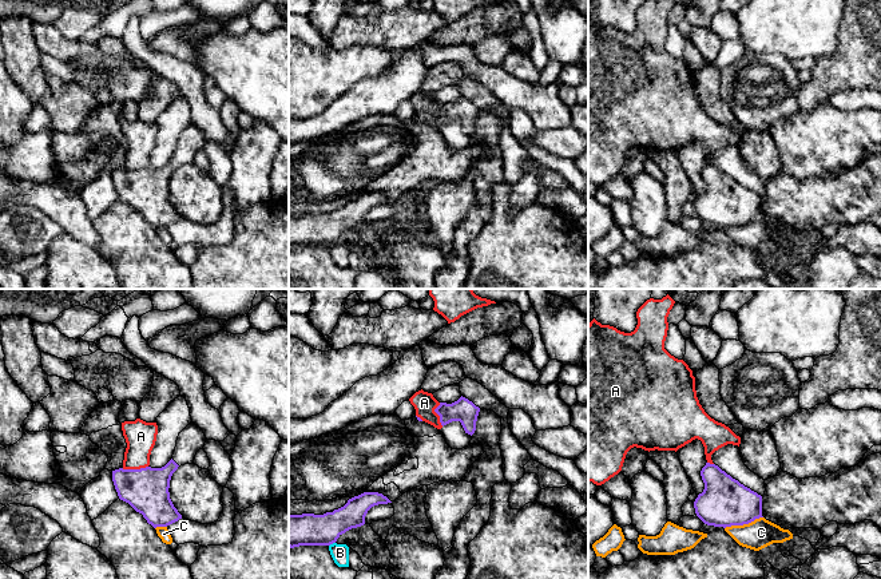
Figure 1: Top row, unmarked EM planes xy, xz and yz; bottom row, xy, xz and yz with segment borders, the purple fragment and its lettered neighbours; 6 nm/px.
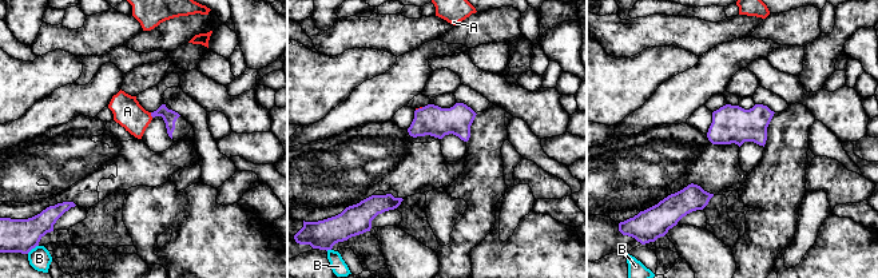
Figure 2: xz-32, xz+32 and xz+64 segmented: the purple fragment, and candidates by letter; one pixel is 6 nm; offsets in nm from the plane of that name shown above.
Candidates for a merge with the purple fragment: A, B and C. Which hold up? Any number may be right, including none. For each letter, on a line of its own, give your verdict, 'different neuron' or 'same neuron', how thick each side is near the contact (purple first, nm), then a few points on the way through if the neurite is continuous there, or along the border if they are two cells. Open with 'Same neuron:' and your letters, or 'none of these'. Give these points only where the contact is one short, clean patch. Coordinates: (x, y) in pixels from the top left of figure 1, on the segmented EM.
Same neuron: none of these
A: different neuron; 260 nm thick on the purple side, 190 nm on the other; border along xy (147, 466), (122, 468)
B: different neuron; 190 nm thick on the purple side, 110 nm on the other; border along xz (334, 542), (329, 546)
C: different neuron; 300 nm thick on the purple side, 170 nm on the other; border along yz (762, 516), (725, 528)

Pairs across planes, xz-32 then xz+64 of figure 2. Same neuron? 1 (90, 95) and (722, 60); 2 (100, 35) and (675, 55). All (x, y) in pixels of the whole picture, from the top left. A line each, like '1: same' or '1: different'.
1: same
2: different

